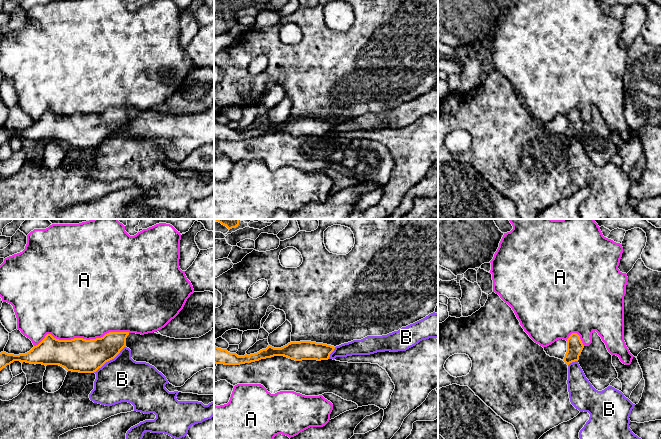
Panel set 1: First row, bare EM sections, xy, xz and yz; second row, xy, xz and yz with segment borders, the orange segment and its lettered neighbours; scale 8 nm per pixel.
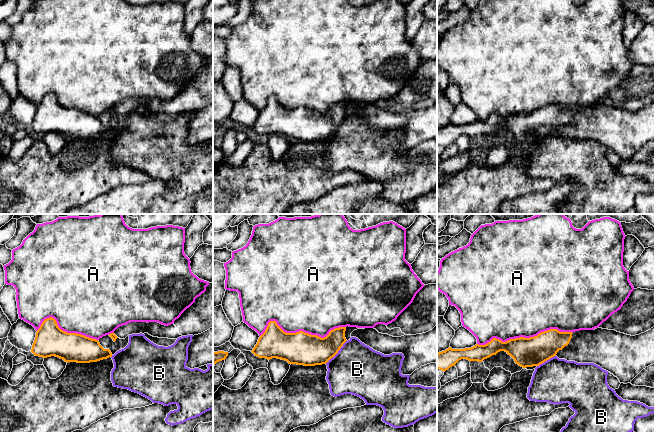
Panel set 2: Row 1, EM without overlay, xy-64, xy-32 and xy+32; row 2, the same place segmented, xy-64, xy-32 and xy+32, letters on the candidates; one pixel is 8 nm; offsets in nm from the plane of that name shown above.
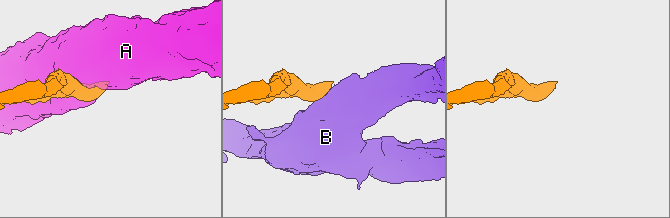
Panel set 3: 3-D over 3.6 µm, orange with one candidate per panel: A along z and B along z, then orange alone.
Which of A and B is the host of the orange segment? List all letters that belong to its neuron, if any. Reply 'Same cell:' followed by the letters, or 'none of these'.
Same cell: none of these

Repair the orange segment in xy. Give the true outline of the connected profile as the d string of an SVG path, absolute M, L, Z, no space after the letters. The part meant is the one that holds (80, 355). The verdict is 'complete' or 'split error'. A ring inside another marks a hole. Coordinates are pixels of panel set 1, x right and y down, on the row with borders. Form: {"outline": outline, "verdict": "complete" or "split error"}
{"outline": "M214 327L199 338L175 339L155 332L136 334L129 332L109 332L101 338L86 340L74 338L59 340L51 334L25 354L0 353L0 371L14 361L30 364L59 365L67 371L79 373L94 373L106 362L114 359L120 351L127 347L131 350L131 358L136 362L146 362L161 372L168 382L175 387L181 387L197 372L206 368L214 368Z", "verdict": "split error"}

